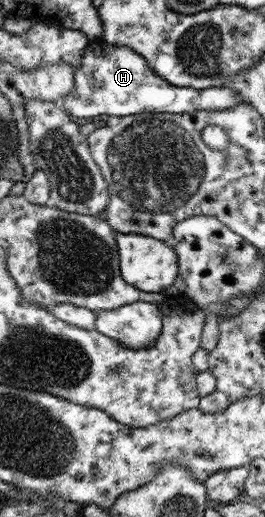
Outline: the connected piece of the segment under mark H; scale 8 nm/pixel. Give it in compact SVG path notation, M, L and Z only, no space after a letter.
M102 36L98 38L92 38L90 40L90 44L87 46L87 49L84 50L82 60L79 62L76 68L74 68L74 85L73 89L71 90L71 93L68 94L66 97L60 98L60 106L64 111L67 112L67 114L71 114L72 116L76 116L76 118L92 118L93 116L100 116L100 114L106 114L106 116L118 116L118 117L127 117L128 115L132 114L142 114L142 113L172 113L172 114L182 114L182 113L192 113L193 110L226 110L228 108L234 108L235 106L240 105L241 103L246 103L246 102L241 102L241 96L235 91L232 90L228 86L222 86L222 87L210 87L207 89L202 89L202 90L196 90L190 87L180 87L180 86L172 86L171 83L166 82L163 78L160 78L159 75L156 75L154 71L151 69L150 66L147 65L147 61L144 60L143 56L140 56L136 54L136 52L132 51L132 48L128 47L114 47L112 45L108 45L107 43L104 43L104 39Z

